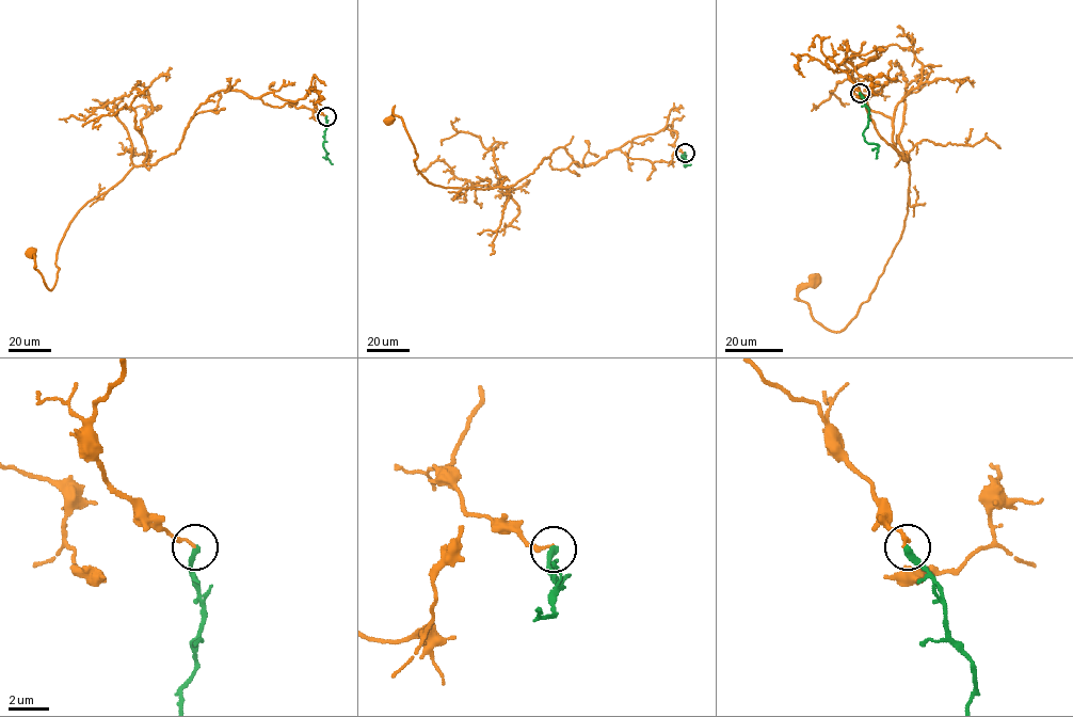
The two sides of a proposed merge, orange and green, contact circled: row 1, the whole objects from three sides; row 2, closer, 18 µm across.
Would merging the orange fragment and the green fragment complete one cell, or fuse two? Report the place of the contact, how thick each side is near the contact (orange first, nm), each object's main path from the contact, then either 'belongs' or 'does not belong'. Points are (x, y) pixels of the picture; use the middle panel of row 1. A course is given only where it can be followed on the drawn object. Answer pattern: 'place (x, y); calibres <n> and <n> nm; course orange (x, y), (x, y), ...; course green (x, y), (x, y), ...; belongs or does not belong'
place (685, 153); calibres 140 and 320 nm; course orange (685, 152), (663, 128), (587, 165), (559, 147), (511, 187), (448, 188), (417, 170), (394, 108), (389, 121); course green (685, 153), (684, 159), (682, 156), (686, 159), (685, 166), (691, 164); does not belong

